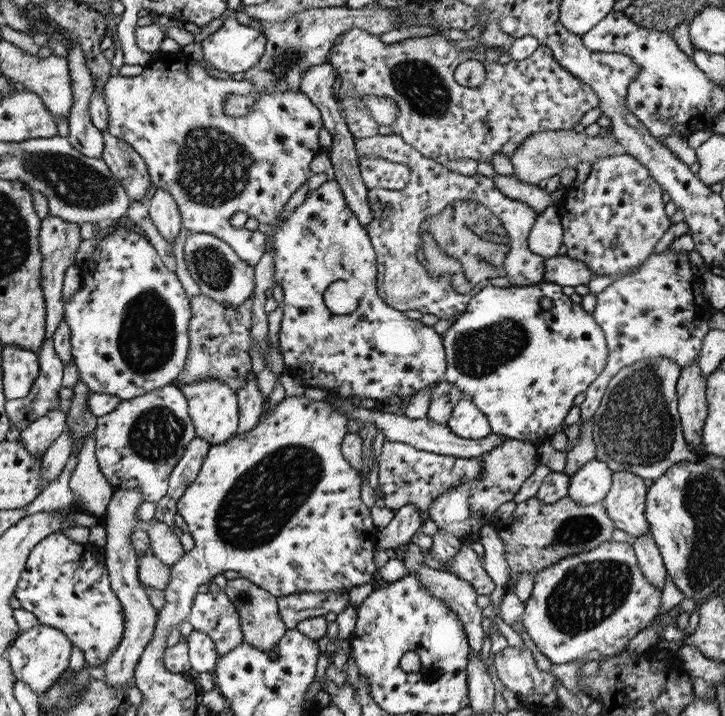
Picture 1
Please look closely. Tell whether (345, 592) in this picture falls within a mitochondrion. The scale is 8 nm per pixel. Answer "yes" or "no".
no

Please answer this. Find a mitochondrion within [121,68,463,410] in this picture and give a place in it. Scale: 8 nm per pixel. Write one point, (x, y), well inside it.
(213, 167)

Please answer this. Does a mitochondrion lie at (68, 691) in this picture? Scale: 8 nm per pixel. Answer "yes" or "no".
yes

